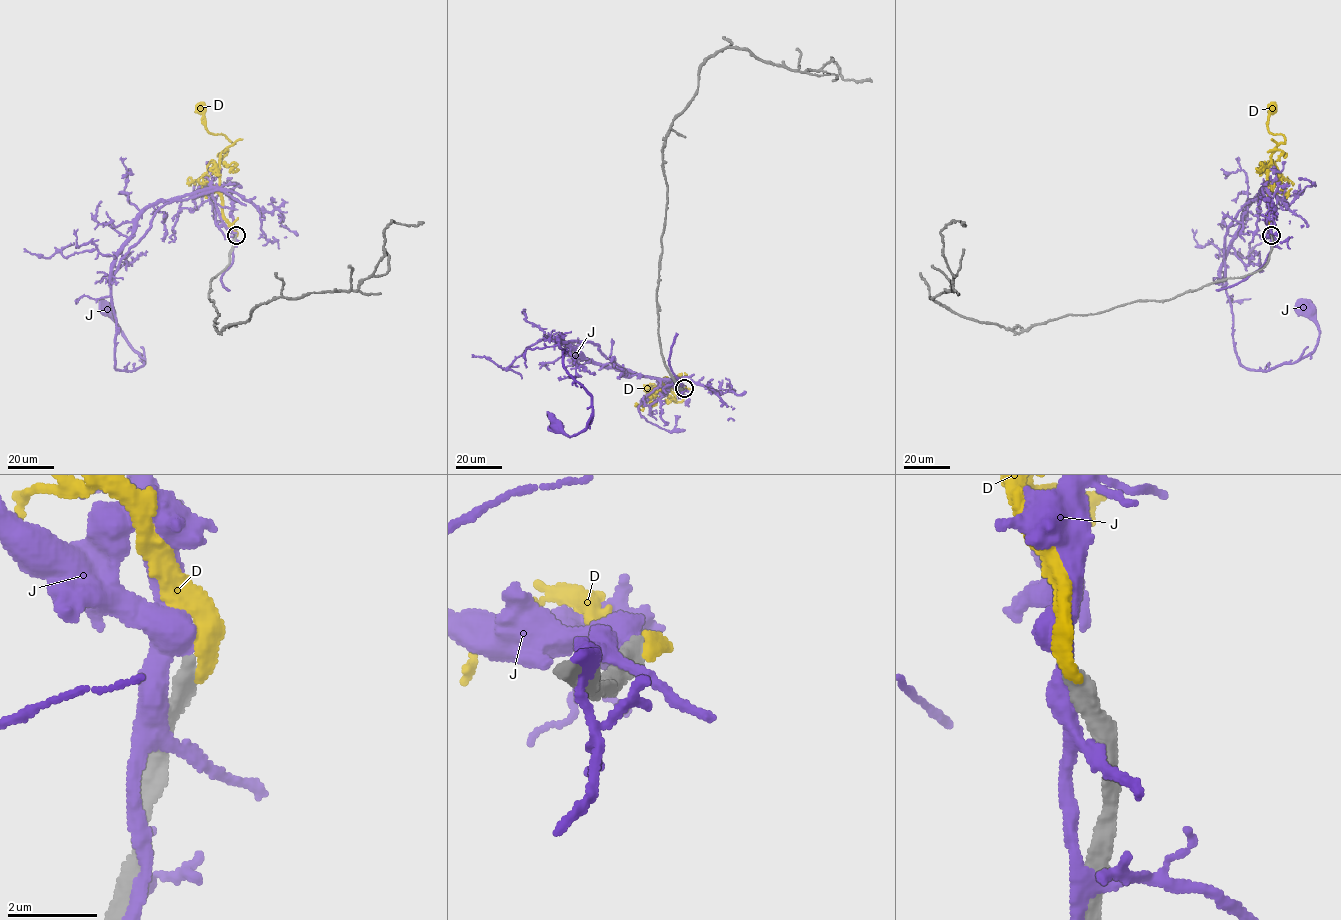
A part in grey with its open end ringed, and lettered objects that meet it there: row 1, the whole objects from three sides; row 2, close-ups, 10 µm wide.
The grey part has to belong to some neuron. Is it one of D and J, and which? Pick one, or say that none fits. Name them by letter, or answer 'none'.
D

